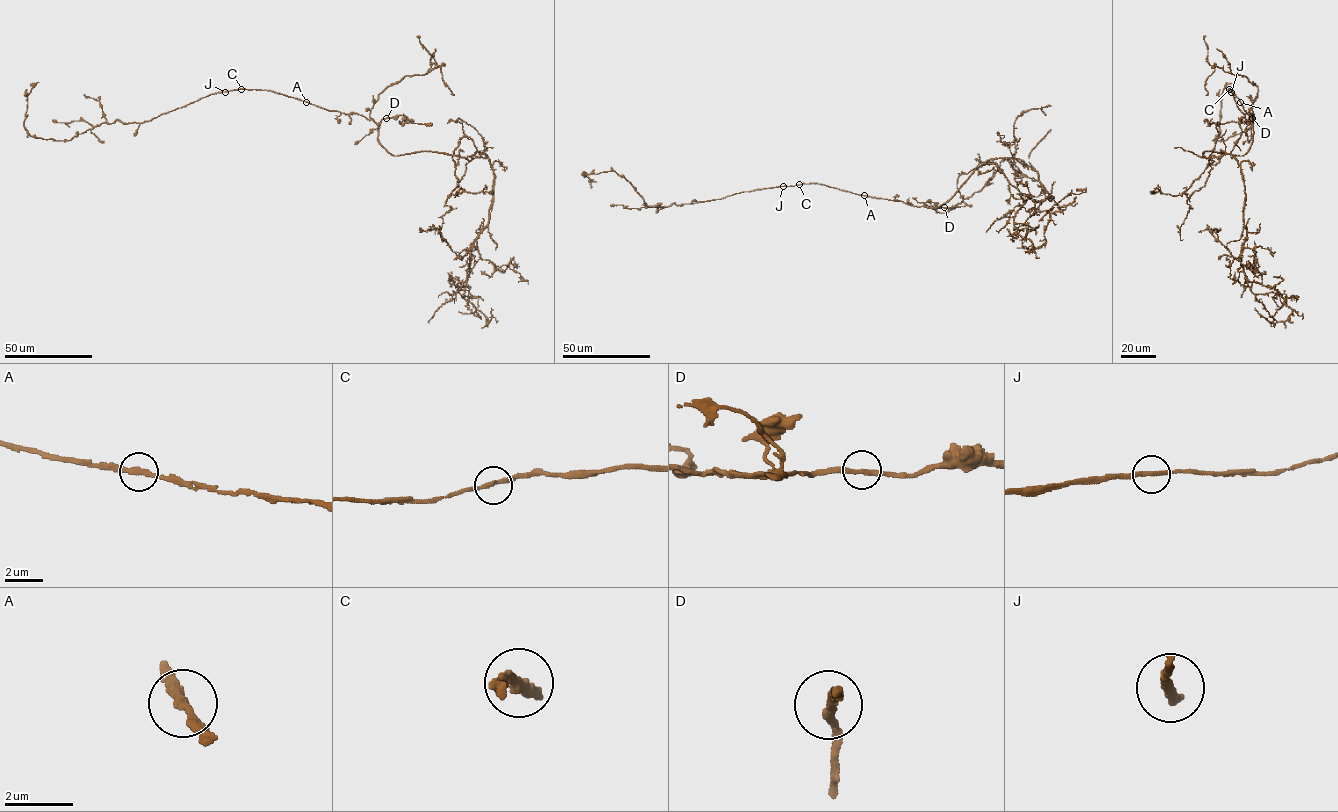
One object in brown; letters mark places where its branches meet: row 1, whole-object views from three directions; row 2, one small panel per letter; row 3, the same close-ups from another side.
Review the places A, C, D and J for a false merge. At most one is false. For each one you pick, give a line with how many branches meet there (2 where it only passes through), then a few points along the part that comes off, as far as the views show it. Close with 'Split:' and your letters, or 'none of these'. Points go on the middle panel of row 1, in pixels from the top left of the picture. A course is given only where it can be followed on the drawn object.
Split: none of these

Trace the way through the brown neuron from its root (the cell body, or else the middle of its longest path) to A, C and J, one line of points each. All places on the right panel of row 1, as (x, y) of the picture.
A: (1251, 117), (1240, 102)
C: (1251, 117), (1230, 89)
J: (1251, 117), (1231, 91)

